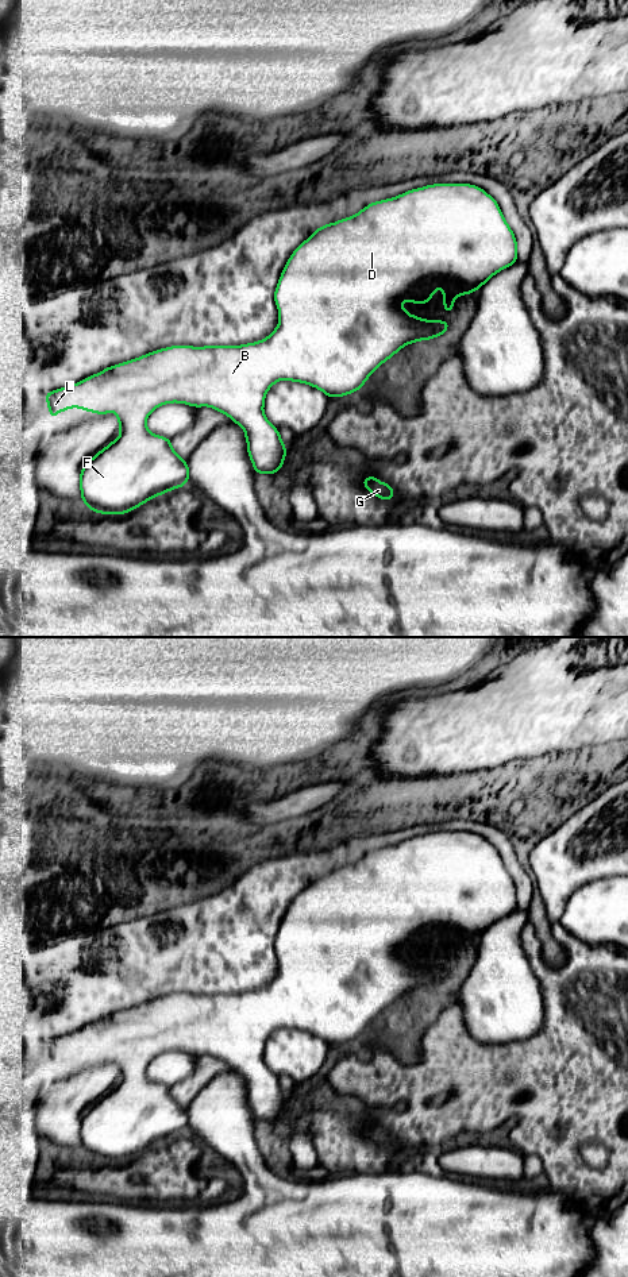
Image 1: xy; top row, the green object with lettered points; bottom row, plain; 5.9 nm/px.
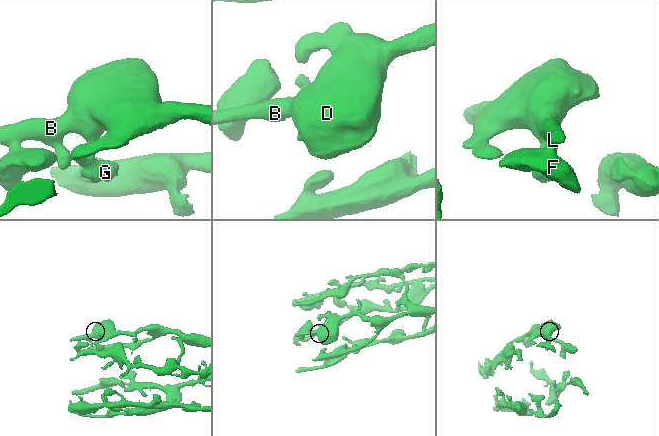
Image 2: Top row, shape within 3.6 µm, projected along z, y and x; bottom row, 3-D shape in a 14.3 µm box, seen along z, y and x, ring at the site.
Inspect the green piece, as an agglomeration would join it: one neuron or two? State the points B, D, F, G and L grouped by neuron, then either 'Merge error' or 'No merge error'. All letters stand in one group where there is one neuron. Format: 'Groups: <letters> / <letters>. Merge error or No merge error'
Groups: B D F G L. No merge error

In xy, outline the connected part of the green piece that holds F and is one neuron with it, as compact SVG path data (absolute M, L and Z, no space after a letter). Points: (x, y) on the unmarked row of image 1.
M435 832L427 833L424 836L412 837L393 846L381 848L371 850L359 859L357 863L346 865L343 868L319 875L305 890L303 890L288 907L278 933L274 940L274 950L280 960L280 968L277 976L263 988L248 991L243 994L205 994L205 995L192 995L192 994L172 994L162 998L149 1000L140 1006L135 1006L90 1023L81 1030L74 1033L61 1035L58 1038L46 1039L46 1050L51 1066L57 1065L58 1060L66 1060L69 1056L81 1056L85 1060L96 1060L99 1064L107 1064L109 1058L115 1060L119 1068L120 1084L111 1089L105 1096L99 1099L92 1107L89 1107L81 1116L80 1122L80 1137L84 1153L86 1153L92 1160L103 1162L124 1162L138 1154L143 1153L151 1146L165 1142L177 1135L186 1134L189 1127L189 1115L186 1108L182 1108L178 1102L172 1095L172 1088L159 1083L153 1083L146 1073L146 1068L150 1061L163 1052L180 1050L194 1056L209 1054L217 1060L228 1064L235 1072L240 1073L244 1079L247 1089L247 1100L251 1111L254 1114L255 1122L277 1122L284 1112L288 1097L280 1084L278 1077L265 1065L263 1053L267 1038L277 1029L293 1029L311 1033L323 1041L328 1046L344 1045L350 1041L358 1039L363 1035L366 1027L388 1007L390 1007L396 1000L398 1000L407 992L429 988L443 983L451 971L435 968L429 969L420 967L419 964L409 962L402 954L404 948L409 948L415 952L429 952L429 946L438 940L438 933L443 933L443 954L444 960L451 962L454 956L454 948L459 944L474 941L481 937L482 933L489 929L494 922L502 917L517 910L517 890L515 881L508 873L497 849L489 844L483 837L469 833L469 832Z

